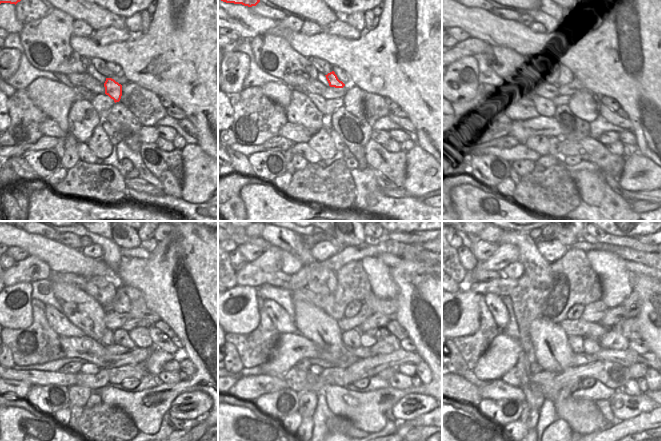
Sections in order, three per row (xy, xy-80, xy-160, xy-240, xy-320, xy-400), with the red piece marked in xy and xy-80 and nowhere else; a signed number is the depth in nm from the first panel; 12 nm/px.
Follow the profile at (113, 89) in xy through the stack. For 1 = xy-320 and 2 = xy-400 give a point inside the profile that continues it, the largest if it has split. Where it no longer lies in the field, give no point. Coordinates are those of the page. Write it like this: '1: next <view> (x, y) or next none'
1: next xy-320 (323, 281)
2: next xy-400 (529, 256)

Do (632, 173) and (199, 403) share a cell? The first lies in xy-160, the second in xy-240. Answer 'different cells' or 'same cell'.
same cell

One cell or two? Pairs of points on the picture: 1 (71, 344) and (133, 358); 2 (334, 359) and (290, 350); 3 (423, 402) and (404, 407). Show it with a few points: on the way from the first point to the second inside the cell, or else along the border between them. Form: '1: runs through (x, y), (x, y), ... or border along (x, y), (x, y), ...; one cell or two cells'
1: runs through (86, 348), (94, 351), (102, 358), (118, 358); one cell
2: runs through (323, 354), (311, 350), (301, 350); one cell
3: runs through (418, 405), (409, 407); one cell

